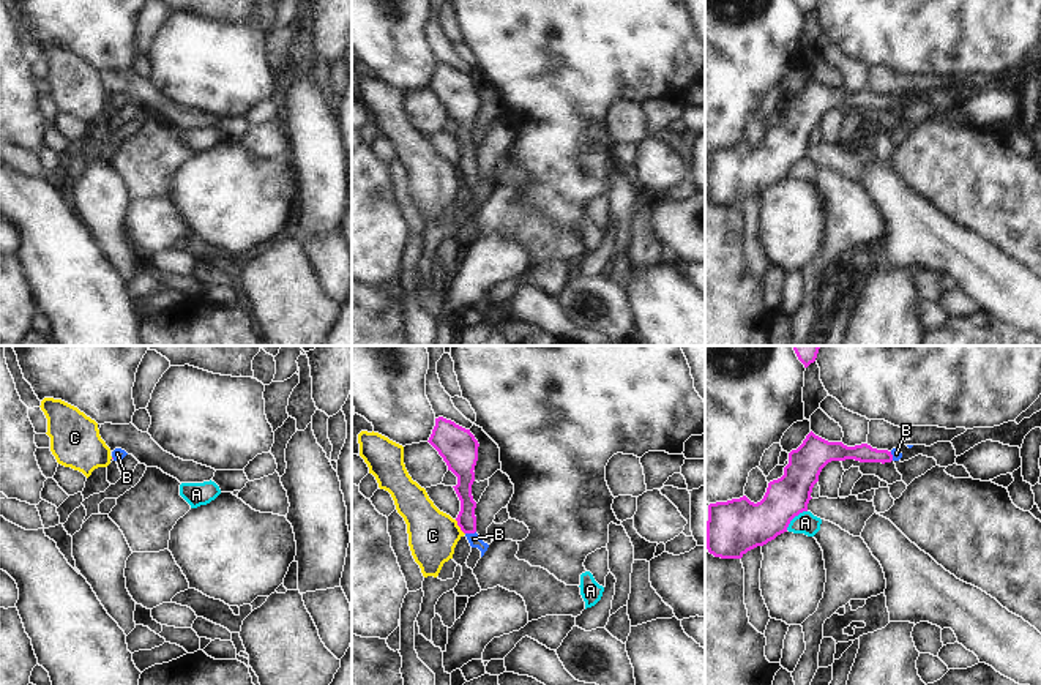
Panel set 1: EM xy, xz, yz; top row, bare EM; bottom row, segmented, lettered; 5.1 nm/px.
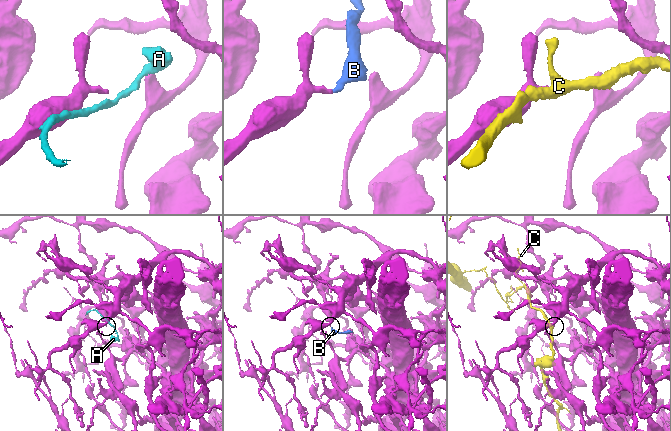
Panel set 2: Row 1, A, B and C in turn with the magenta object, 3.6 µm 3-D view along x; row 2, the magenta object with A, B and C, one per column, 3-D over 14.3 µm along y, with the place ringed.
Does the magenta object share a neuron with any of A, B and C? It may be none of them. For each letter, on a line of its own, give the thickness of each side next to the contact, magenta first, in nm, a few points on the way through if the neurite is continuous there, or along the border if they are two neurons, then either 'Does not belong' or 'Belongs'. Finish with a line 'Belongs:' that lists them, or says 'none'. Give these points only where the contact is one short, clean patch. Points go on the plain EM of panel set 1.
A: Thickness 240 nm (magenta) against 110 nm. Does not belong
B: Thickness 100 nm (magenta) against 60 nm. Path across: xz (466, 166), (470, 179), (473, 185). Belongs
C: Thickness 100 nm (magenta) against 260 nm. Boundary: xz (455, 166), (464, 180). Does not belong
Belongs: B.

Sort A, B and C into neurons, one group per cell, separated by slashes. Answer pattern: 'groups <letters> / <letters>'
groups A / B / C

